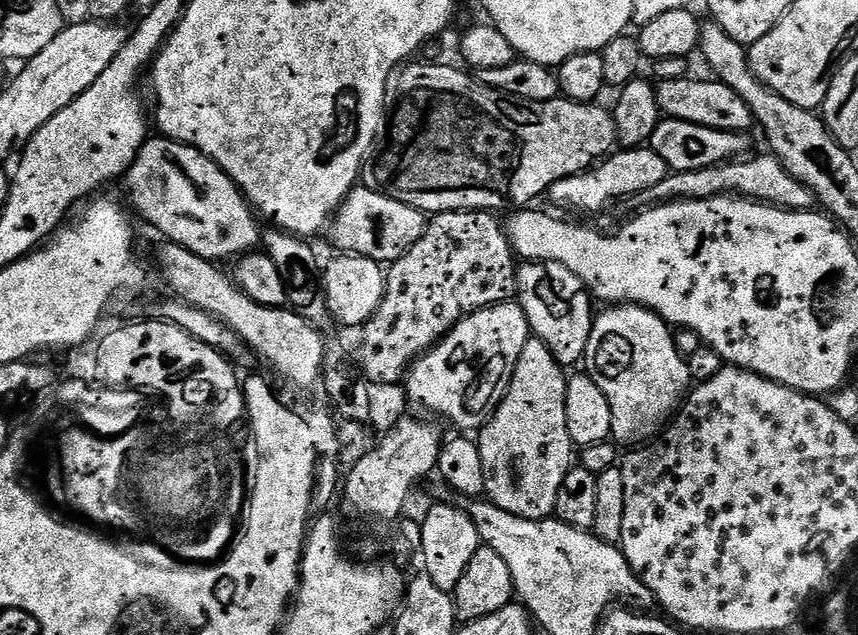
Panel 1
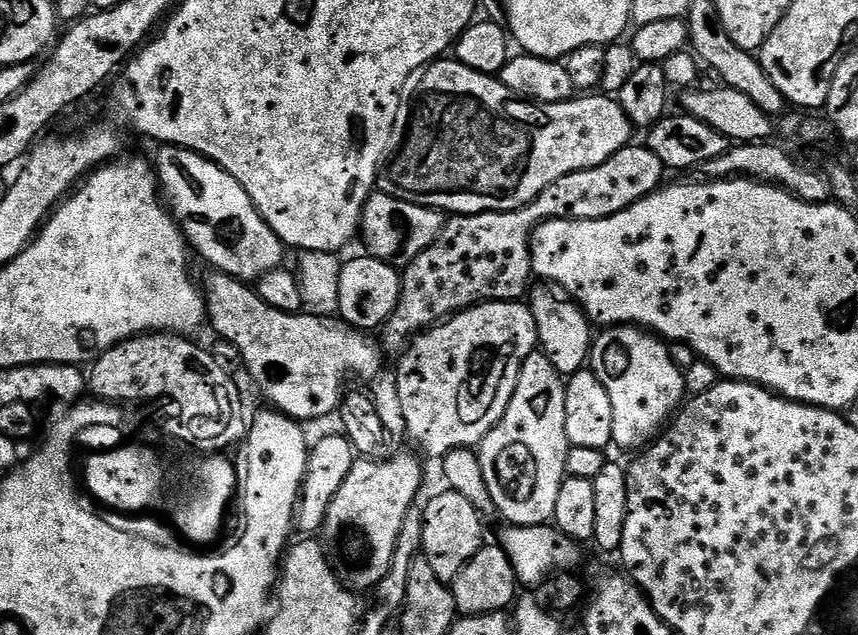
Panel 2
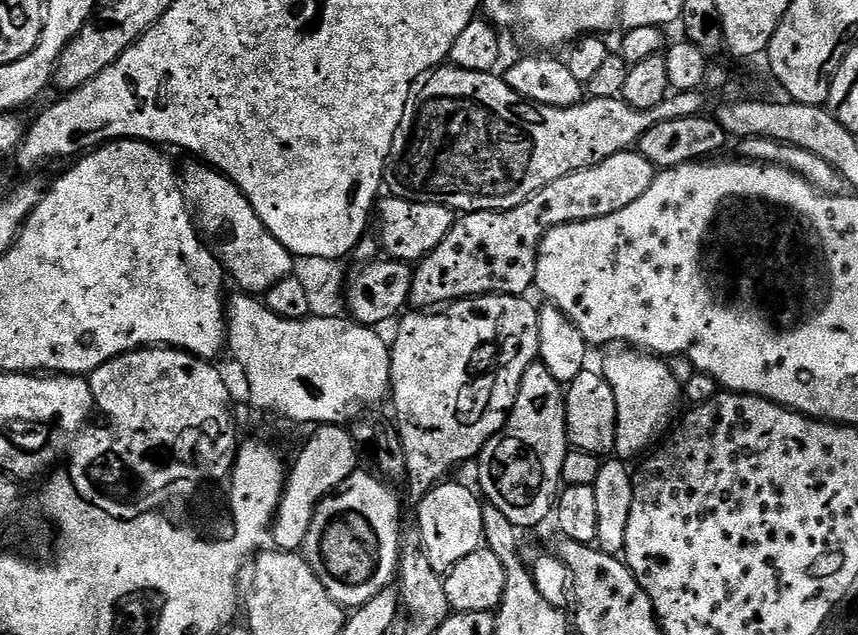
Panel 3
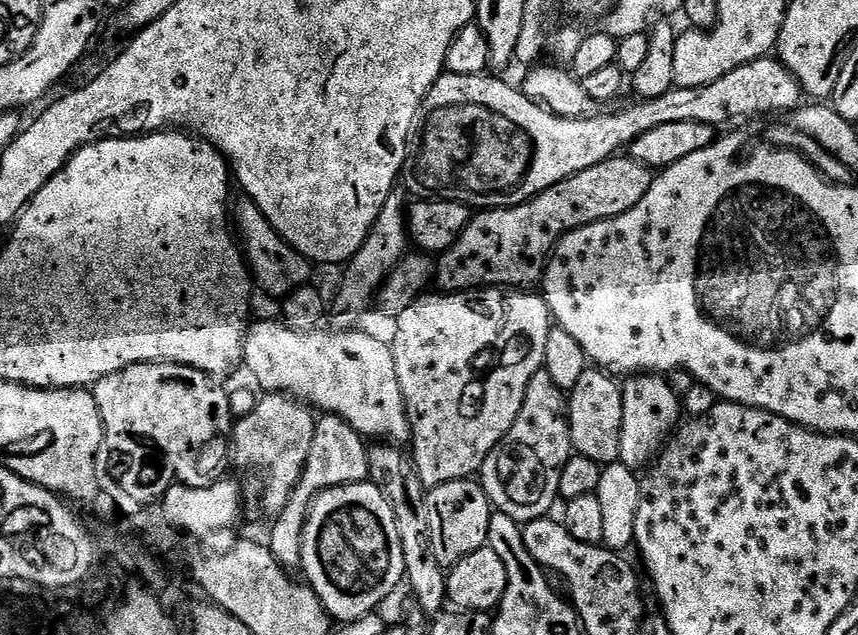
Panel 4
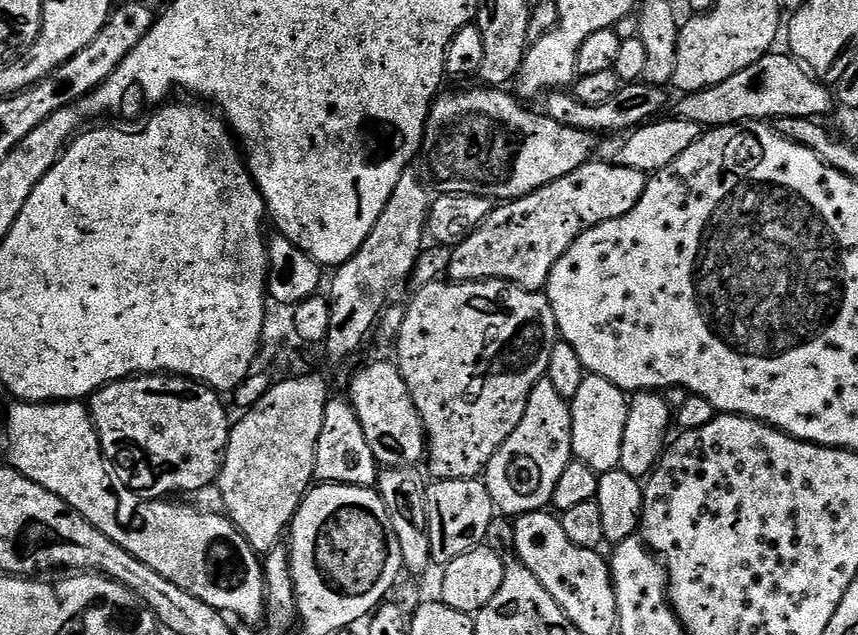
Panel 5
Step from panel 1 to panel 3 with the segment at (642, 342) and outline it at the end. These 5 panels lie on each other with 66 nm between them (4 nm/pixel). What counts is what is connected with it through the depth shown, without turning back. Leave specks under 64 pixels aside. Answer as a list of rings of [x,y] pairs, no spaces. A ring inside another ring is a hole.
[[[616,346],[609,352],[612,353],[604,360],[602,375],[610,382],[618,406],[615,455],[625,462],[632,462],[635,456],[643,457],[677,419],[676,407],[682,404],[682,384],[668,369],[667,359],[631,346]]]

